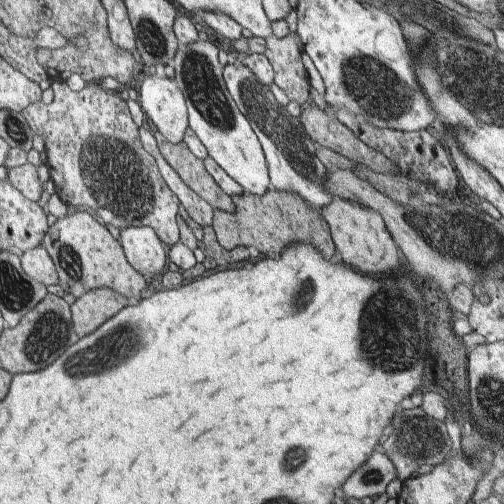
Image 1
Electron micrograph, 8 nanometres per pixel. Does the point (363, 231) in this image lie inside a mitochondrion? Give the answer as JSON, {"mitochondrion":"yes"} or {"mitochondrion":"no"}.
{"mitochondrion":"no"}

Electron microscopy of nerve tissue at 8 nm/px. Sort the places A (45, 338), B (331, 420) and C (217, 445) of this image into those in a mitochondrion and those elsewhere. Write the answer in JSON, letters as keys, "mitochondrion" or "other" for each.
{"A":"mitochondrion","B":"other","C":"other"}

